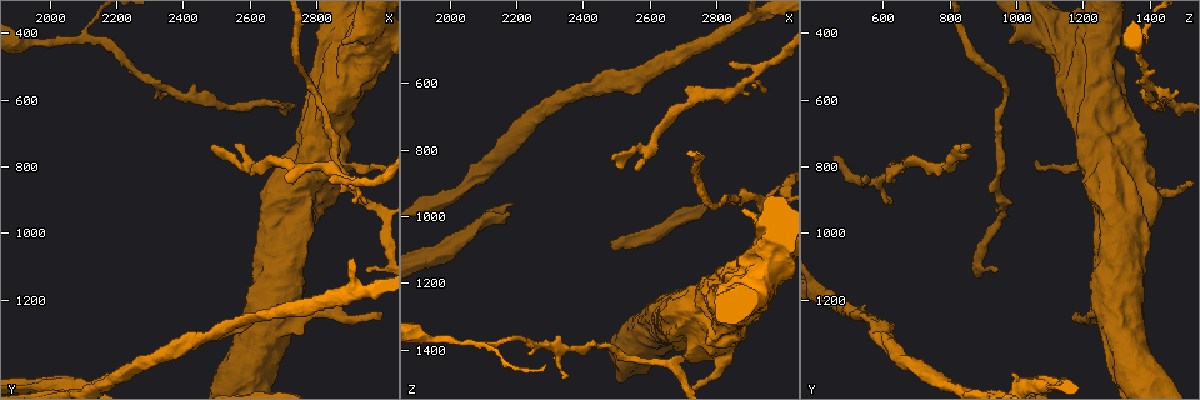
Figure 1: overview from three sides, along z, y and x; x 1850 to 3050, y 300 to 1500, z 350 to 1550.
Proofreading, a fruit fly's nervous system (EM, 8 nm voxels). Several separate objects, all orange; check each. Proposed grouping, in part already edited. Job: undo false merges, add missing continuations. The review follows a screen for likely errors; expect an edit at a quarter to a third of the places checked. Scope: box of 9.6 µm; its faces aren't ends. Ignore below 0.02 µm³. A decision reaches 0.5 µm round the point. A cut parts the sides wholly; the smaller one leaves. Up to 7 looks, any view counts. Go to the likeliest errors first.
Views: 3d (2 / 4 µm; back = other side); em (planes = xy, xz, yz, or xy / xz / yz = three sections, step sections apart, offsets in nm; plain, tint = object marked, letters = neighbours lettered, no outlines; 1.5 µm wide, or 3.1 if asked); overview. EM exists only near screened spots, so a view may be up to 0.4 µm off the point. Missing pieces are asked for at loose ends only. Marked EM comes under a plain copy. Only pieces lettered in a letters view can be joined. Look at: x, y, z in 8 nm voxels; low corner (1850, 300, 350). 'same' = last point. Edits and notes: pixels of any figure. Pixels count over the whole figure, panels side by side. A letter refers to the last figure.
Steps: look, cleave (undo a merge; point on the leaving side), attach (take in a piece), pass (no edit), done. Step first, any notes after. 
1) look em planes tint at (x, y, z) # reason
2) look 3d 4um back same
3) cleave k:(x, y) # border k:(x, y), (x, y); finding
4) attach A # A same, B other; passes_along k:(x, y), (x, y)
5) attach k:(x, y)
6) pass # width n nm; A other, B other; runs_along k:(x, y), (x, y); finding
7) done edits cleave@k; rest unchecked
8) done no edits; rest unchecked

look 3d 4um at (2880, 420, 980) # stops while still wide

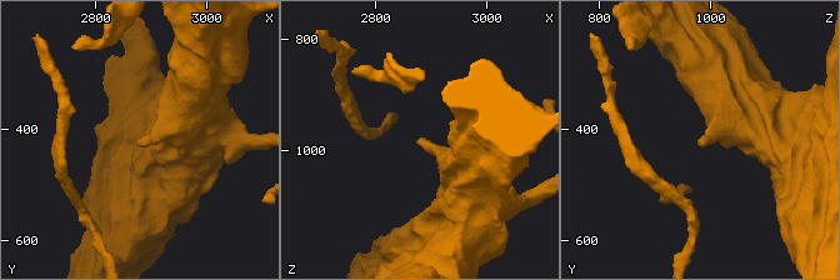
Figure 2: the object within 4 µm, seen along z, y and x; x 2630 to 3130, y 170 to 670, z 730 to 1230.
look em planes letters at (2875, 430, 980)

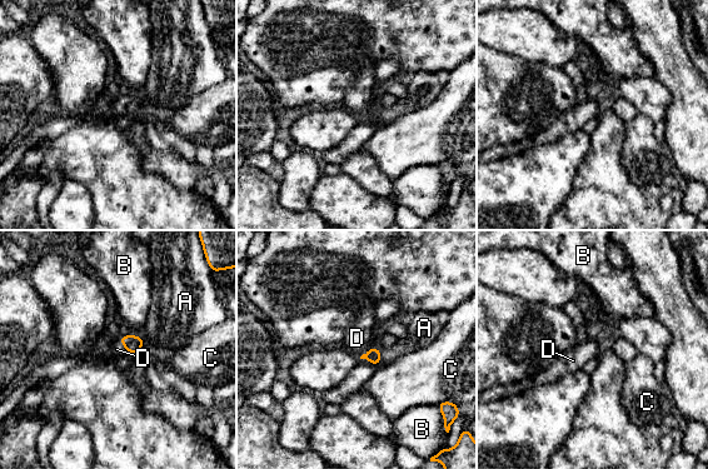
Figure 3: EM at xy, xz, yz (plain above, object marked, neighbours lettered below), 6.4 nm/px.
attach D # A other, B other, C other, D same; it goes on there

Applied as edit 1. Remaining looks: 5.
look overview

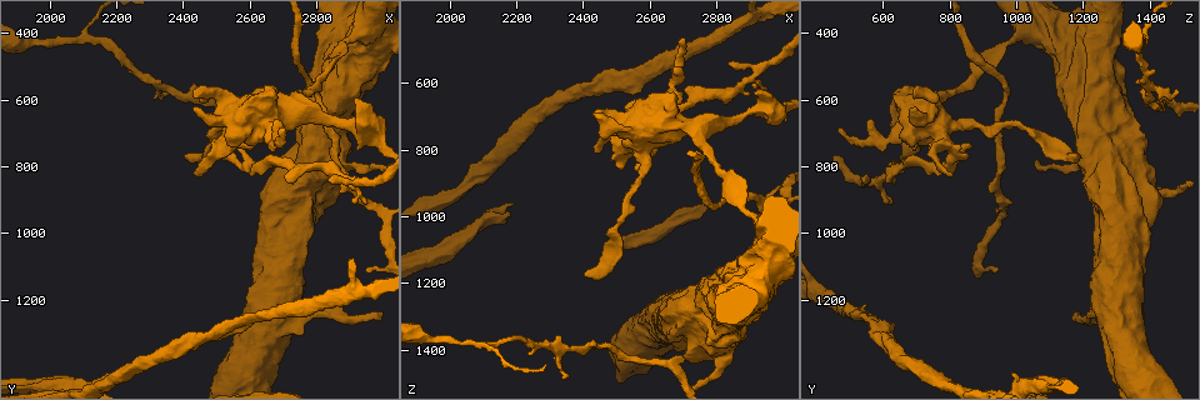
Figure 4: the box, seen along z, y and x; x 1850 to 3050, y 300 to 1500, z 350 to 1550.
look 3d 4um back at (2560, 1270, 640)

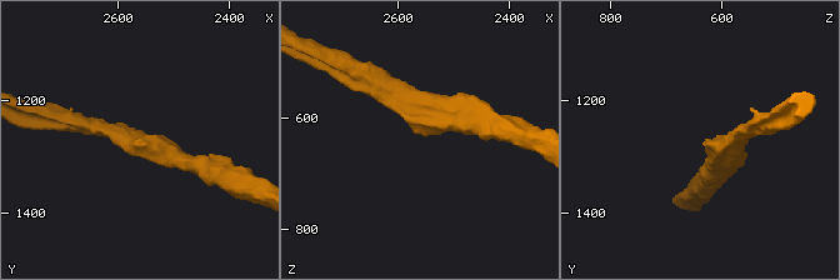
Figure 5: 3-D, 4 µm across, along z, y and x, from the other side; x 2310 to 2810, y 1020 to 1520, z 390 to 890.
look em xy step 4 letters at (2565, 1280, 635) # need the tissue

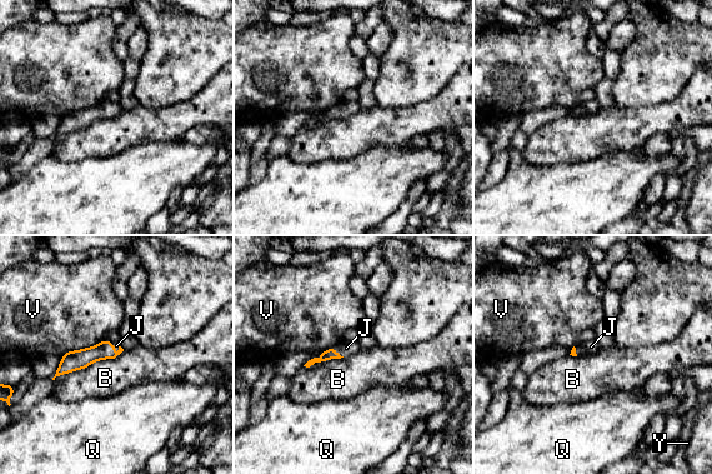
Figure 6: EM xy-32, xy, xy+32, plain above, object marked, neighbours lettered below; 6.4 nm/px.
look em planes letters same # cut it another way

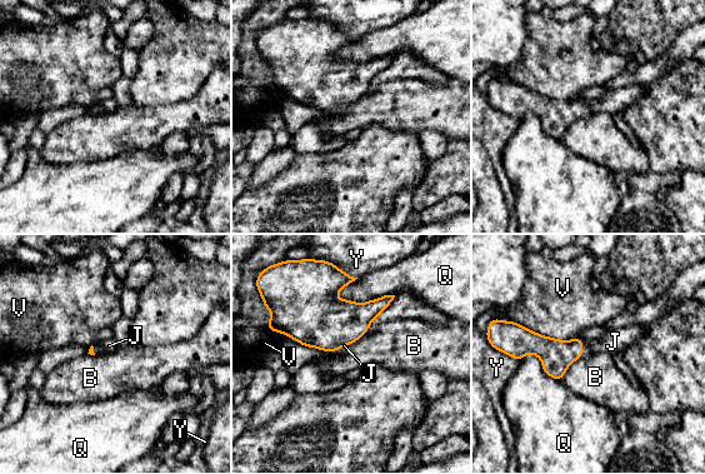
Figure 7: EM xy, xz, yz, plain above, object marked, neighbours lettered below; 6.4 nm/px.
attach J # B other, J same, Q other, V other, Y other; passes_along 7:(556, 355), (581, 348), (613, 342); the cell continues

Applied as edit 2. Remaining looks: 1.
done edits attach@3, attach@7; rest unchecked

